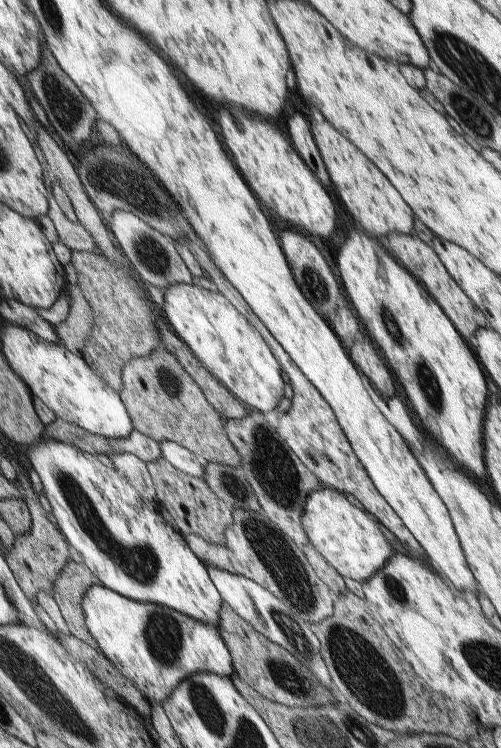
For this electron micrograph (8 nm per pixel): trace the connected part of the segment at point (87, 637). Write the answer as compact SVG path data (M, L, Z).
M75 558L63 566L63 570L57 574L57 580L51 590L51 596L67 624L67 630L75 638L85 642L87 646L95 648L97 652L99 652L99 646L97 646L97 640L93 640L93 636L87 630L81 602L83 602L85 592L91 586L99 586L99 584L101 582L95 578L95 574Z

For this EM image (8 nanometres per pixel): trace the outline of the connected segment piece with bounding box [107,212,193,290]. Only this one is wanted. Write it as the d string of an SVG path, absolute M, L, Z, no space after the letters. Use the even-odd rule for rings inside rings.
M113 212L111 220L107 222L107 228L111 228L115 240L129 258L133 272L137 272L141 282L149 282L161 290L167 290L173 284L191 284L193 274L187 270L185 262L181 260L175 248L175 242L169 236L163 236L161 232L157 232L131 212Z

